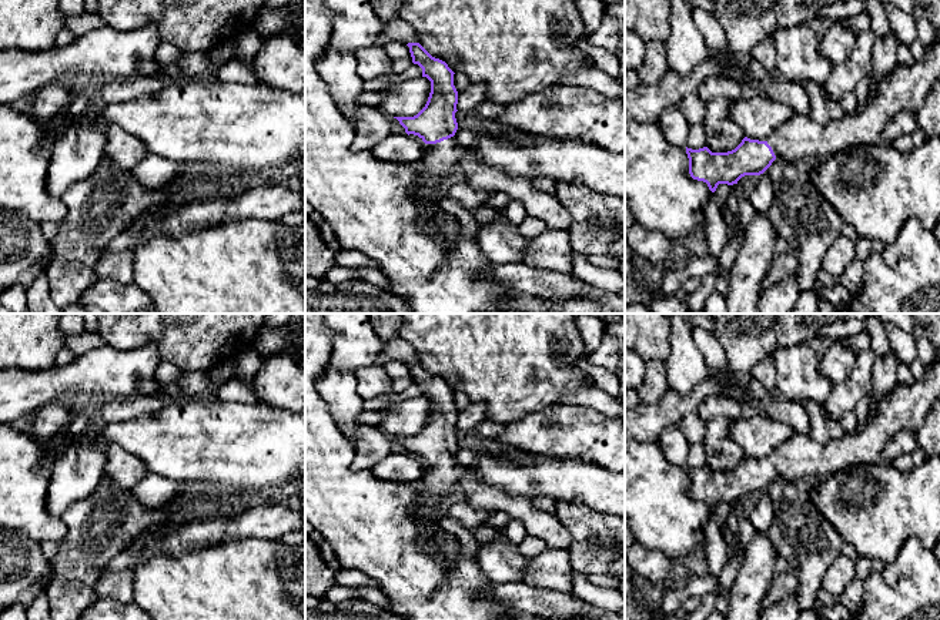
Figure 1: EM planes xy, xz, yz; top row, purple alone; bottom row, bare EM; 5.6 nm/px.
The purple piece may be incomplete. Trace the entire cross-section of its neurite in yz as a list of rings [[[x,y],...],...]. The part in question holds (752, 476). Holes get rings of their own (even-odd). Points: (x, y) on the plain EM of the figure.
[[[940,352],[926,366],[921,381],[910,386],[897,383],[870,408],[863,425],[844,432],[840,439],[822,445],[807,435],[793,435],[766,460],[745,456],[727,472],[686,466],[689,493],[715,512],[719,503],[733,505],[745,495],[763,493],[776,477],[817,482],[850,466],[880,463],[886,442],[899,430],[916,432],[939,396]]]

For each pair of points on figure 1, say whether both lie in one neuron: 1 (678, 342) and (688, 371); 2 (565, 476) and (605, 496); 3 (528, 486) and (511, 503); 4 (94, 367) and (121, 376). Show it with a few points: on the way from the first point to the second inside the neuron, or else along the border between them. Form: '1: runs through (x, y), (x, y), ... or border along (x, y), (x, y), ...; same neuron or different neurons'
1: runs through (683, 349), (685, 364); same neuron
2: runs through (575, 481), (595, 486); same neuron
3: border along (487, 483), (529, 499); different neurons
4: runs through (101, 371), (114, 372); same neuron

